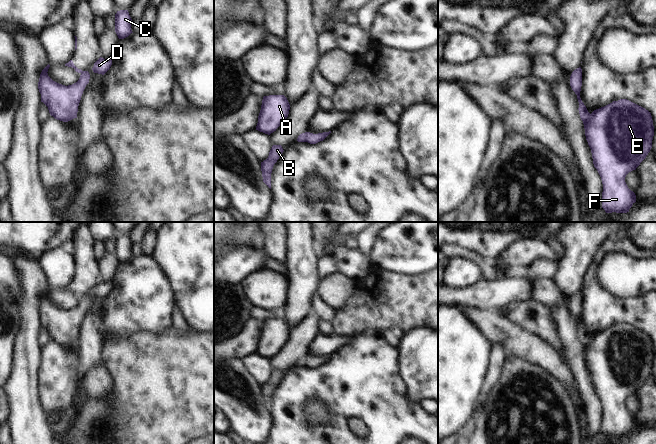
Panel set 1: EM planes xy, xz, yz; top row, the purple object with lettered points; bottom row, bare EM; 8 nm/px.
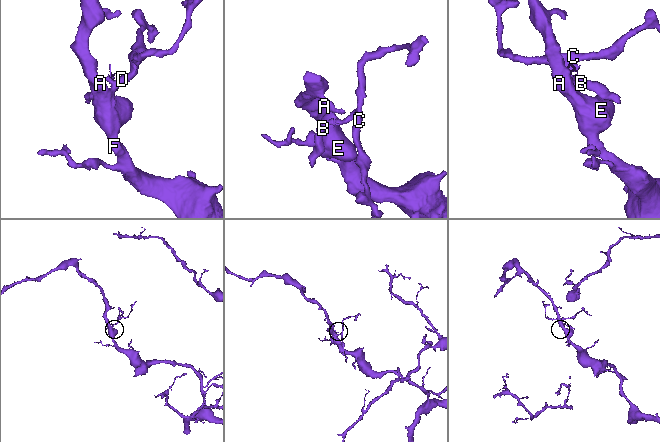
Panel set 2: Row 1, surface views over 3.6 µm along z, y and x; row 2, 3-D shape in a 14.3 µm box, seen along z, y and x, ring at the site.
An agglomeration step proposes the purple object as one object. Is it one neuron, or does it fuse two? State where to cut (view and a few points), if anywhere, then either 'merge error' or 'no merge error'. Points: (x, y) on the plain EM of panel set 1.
xz (306, 356), (305, 365) | merge error

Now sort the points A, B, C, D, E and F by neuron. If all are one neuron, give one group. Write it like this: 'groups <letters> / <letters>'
groups A C D E F / B

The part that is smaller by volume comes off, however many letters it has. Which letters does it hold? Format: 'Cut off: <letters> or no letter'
Cut off: B

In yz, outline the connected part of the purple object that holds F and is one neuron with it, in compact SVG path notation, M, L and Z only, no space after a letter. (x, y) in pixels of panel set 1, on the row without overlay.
M581 291L572 296L570 310L577 319L593 388L602 404L602 432L606 437L627 437L636 426L636 419L628 412L625 401L636 394L652 372L651 337L620 323L590 338L580 322Z

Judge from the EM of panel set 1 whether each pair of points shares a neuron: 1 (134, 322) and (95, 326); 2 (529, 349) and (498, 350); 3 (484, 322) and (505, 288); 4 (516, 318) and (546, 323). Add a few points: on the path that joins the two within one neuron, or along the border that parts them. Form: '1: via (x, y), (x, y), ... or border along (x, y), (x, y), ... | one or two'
1: border along (103, 302), (101, 309), (102, 337) | two
2: border along (491, 343), (501, 342), (506, 353) | two
3: border along (469, 307), (483, 310), (498, 310) | two
4: via (523, 318), (539, 321) | one

